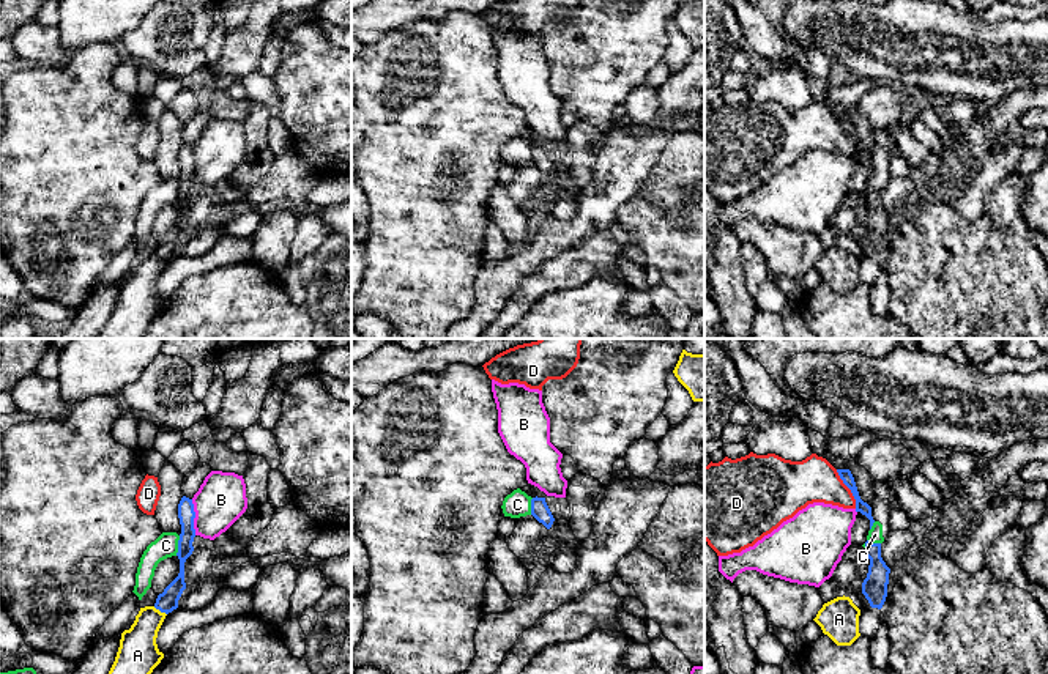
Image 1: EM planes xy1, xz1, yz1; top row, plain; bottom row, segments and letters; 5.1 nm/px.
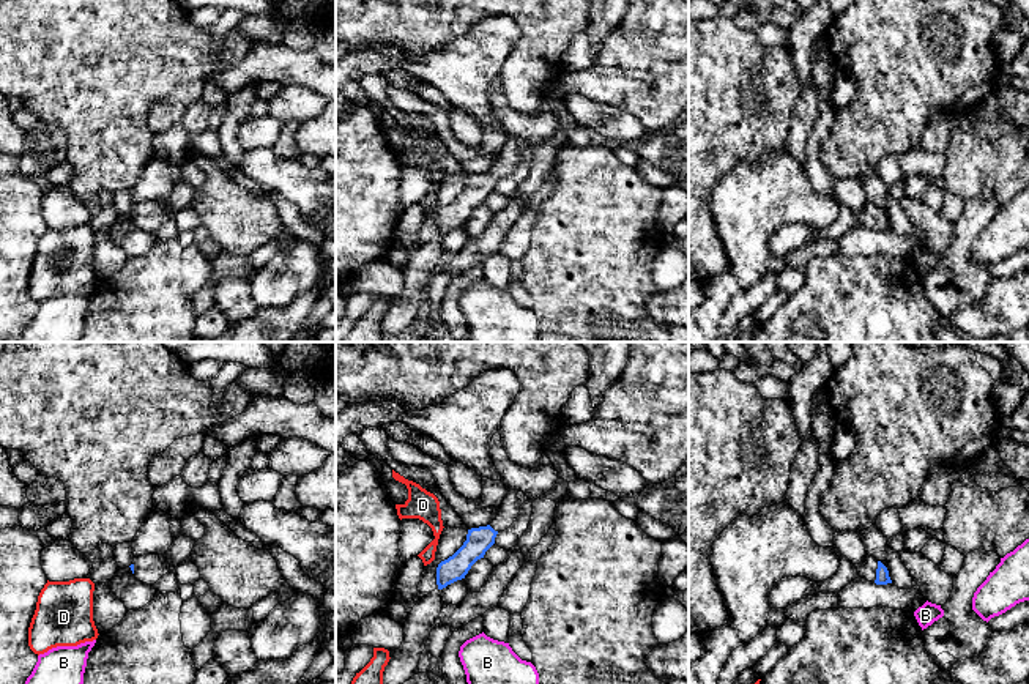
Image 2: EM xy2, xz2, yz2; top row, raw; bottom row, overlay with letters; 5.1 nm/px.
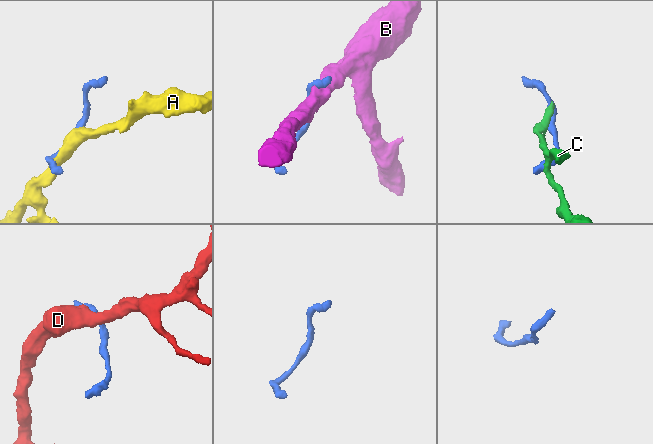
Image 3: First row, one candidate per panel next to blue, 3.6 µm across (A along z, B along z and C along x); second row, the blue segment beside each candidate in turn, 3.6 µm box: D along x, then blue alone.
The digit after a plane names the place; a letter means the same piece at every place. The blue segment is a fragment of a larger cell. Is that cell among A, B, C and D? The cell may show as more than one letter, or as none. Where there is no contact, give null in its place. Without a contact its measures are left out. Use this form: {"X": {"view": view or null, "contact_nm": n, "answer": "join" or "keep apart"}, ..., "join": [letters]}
{"A": {"view": "xy1", "contact_nm": 80, "answer": "keep apart"}, "B": {"view": "xy1", "contact_nm": 190, "answer": "keep apart"}, "C": {"view": "xy1", "contact_nm": 110, "answer": "keep apart"}, "D": {"view": "yz1", "contact_nm": 220, "answer": "keep apart"}, "join": []}

